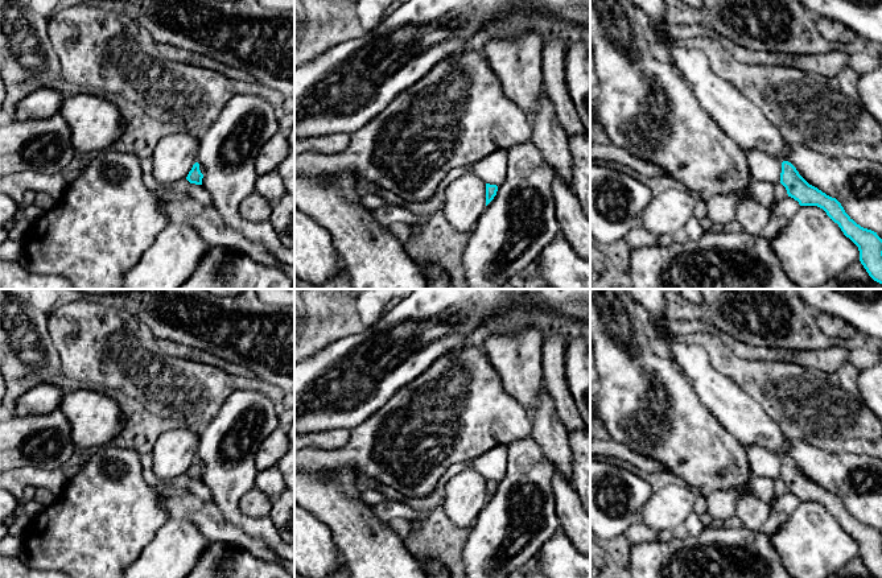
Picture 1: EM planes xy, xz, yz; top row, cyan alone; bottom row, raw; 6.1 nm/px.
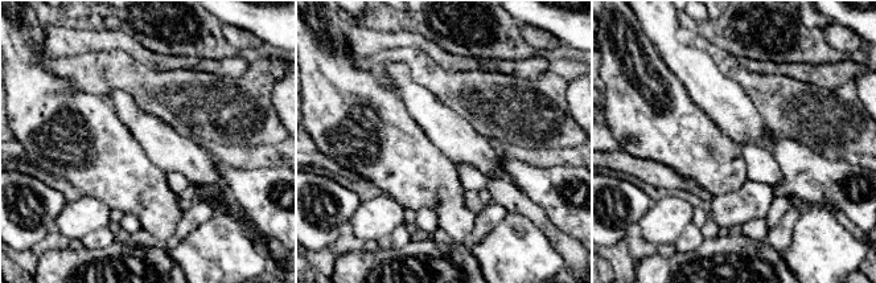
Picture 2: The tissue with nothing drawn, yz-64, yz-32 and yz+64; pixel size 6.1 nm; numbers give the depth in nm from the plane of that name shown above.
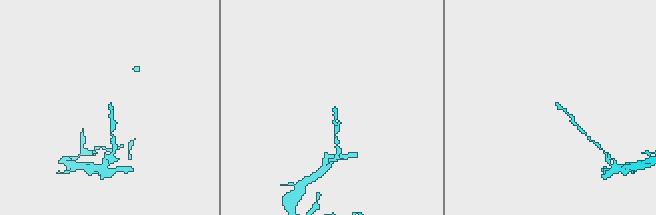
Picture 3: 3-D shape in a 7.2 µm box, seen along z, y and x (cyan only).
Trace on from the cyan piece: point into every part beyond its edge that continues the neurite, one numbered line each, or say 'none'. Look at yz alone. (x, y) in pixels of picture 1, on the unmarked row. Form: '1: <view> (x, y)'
none

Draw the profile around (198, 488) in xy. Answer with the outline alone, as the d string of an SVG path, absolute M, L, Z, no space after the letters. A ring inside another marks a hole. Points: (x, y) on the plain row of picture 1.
M144 468L143 475L144 480L149 486L169 483L176 487L185 487L186 491L199 498L201 500L206 503L213 503L213 494L209 490L209 487L202 480L190 479L186 474L178 475L170 480L161 480L160 478L156 476L152 468Z

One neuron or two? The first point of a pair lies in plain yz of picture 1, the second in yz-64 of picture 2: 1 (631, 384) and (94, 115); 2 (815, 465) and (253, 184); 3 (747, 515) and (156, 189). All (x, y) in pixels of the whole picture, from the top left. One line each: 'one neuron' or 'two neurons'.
1: one neuron
2: one neuron
3: one neuron

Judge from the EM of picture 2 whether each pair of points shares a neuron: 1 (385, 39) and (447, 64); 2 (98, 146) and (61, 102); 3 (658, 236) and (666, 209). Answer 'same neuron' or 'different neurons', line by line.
1: same neuron
2: same neuron
3: same neuron

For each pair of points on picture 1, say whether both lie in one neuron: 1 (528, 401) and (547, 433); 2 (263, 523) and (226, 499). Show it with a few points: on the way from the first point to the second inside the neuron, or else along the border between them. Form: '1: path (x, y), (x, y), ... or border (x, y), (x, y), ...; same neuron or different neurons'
1: path (536, 409), (547, 420), (547, 425); same neuron
2: path (252, 523), (243, 521), (231, 510); same neuron

